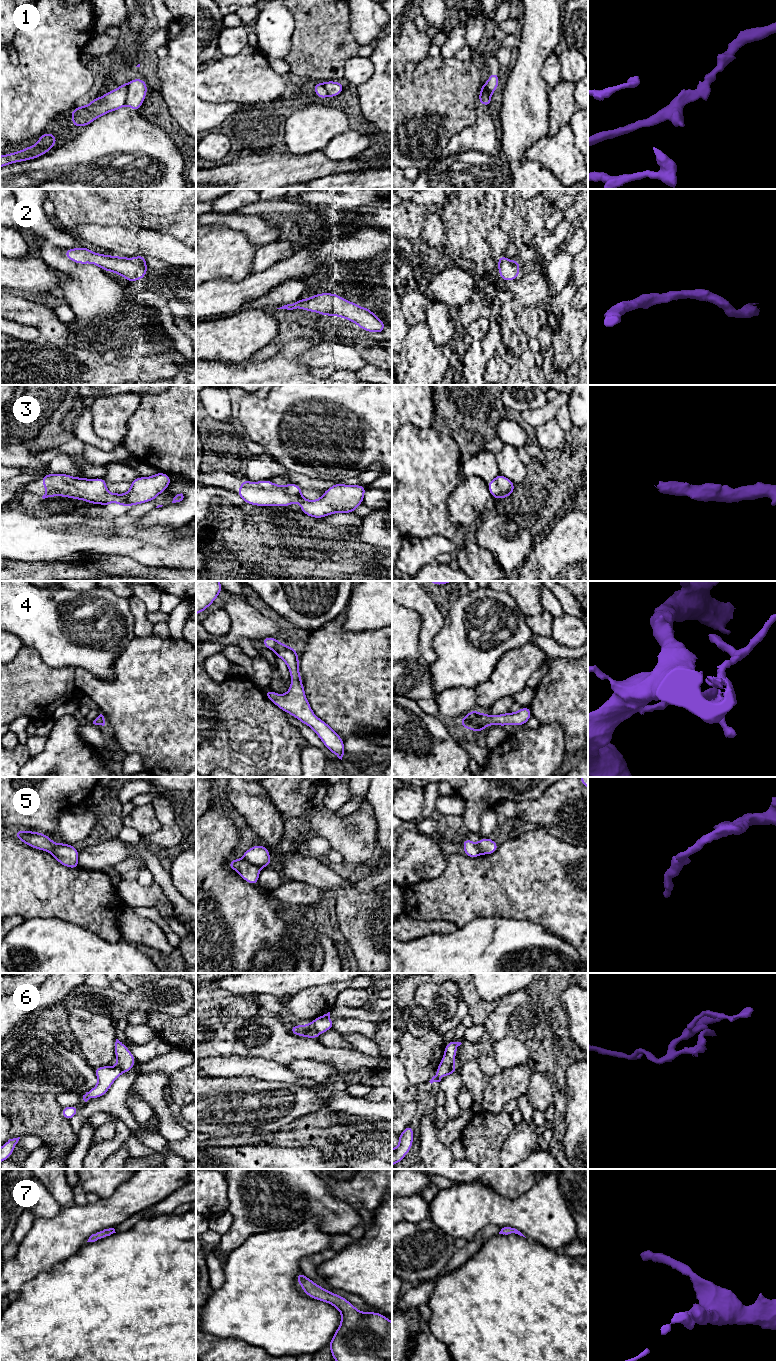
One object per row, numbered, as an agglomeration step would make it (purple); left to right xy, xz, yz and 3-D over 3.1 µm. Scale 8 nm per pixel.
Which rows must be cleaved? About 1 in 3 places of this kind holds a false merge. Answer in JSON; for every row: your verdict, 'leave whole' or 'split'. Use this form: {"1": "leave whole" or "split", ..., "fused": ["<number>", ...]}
{"1": "split", "2": "leave whole", "3": "leave whole", "4": "leave whole", "5": "split", "6": "split", "7": "leave whole", "fused": ["1", "5", "6"]}

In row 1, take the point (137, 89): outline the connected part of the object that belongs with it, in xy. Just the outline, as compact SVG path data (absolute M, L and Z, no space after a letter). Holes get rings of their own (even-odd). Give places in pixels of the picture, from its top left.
M135 78L129 82L126 105L138 111L146 97L147 85L144 79Z

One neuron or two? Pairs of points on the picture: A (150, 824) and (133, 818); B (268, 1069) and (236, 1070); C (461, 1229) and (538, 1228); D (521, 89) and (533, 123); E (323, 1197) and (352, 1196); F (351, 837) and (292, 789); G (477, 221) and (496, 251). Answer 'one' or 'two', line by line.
A: one
B: one
C: one
D: one
E: two
F: one
G: two

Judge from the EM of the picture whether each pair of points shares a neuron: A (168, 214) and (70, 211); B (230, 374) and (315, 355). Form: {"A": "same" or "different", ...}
{"A": "same", "B": "different"}

